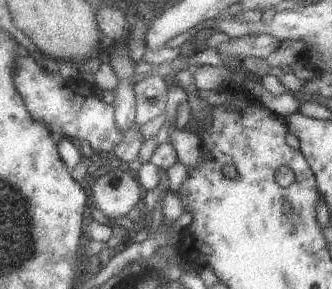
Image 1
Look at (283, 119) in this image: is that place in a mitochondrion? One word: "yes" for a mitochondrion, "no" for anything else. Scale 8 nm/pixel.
no

